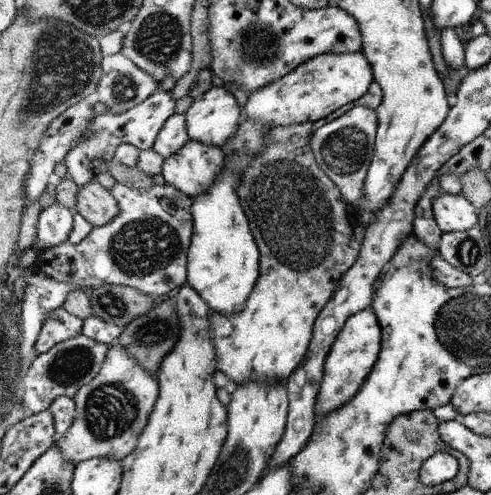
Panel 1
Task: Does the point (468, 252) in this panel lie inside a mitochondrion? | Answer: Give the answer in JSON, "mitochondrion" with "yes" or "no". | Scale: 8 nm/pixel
{"mitochondrion":"yes"}

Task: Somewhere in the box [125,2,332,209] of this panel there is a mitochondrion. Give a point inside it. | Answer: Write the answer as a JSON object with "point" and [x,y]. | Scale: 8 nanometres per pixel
{"point":[158,41]}

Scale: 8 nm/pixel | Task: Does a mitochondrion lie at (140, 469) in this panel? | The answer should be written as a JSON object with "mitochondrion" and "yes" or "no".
{"mitochondrion":"no"}

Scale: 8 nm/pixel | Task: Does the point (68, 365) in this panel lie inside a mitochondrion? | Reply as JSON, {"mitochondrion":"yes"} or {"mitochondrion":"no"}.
{"mitochondrion":"yes"}

